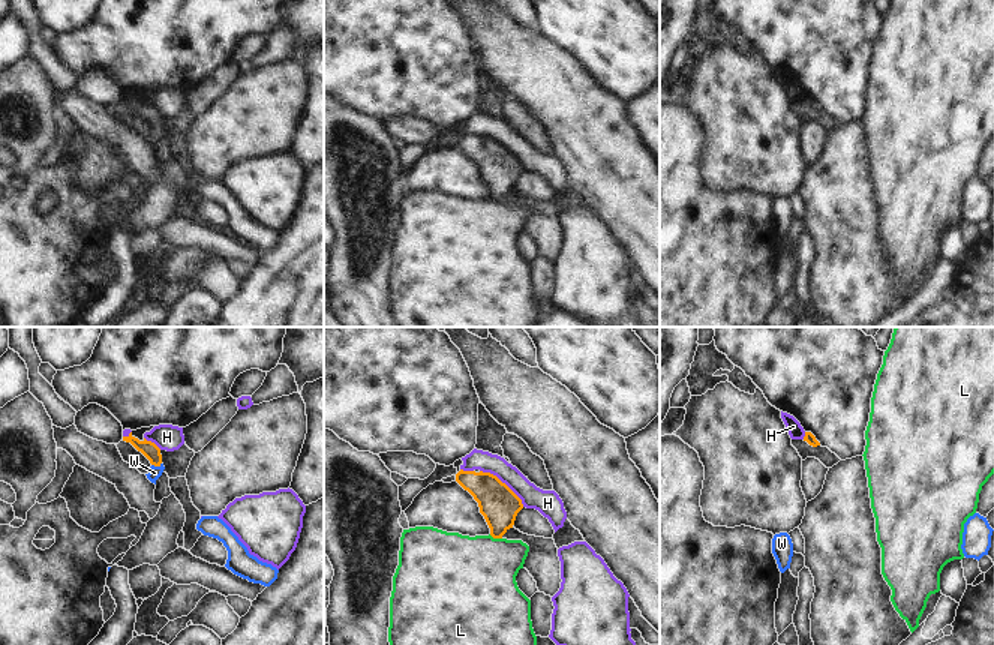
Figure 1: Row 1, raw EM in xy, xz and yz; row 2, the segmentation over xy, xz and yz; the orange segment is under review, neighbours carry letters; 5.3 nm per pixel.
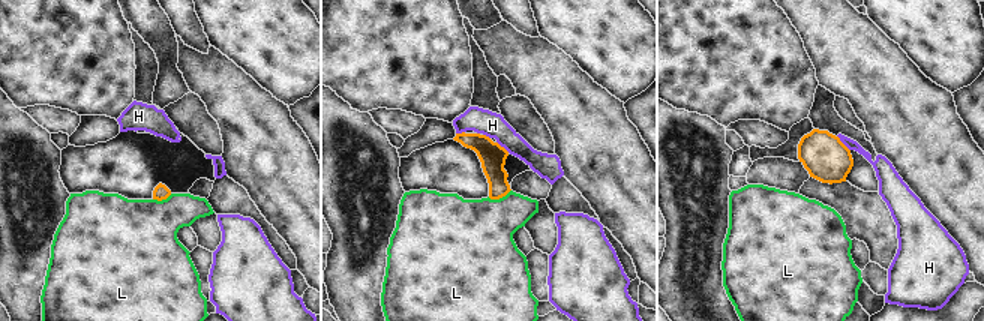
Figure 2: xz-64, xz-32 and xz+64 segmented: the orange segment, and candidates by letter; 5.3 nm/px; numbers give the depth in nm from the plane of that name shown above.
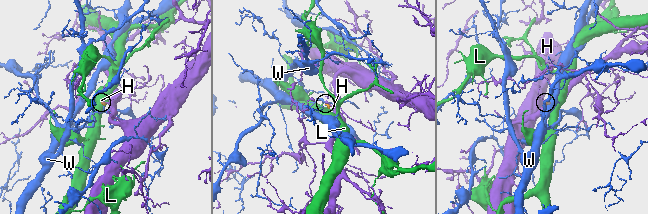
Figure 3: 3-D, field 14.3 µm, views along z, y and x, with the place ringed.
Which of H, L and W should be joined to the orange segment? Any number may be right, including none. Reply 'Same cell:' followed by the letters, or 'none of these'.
Same cell: W

